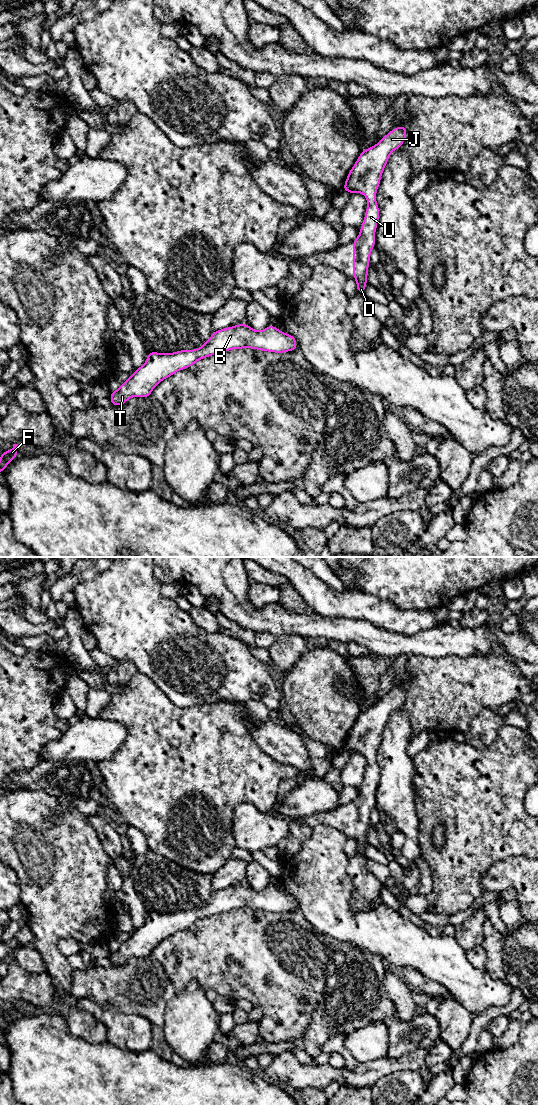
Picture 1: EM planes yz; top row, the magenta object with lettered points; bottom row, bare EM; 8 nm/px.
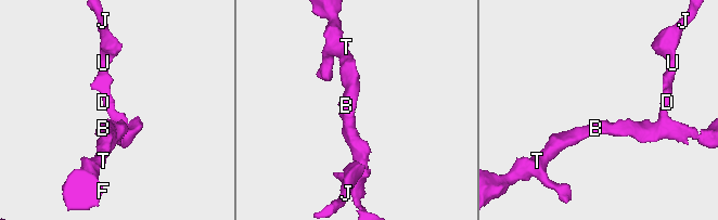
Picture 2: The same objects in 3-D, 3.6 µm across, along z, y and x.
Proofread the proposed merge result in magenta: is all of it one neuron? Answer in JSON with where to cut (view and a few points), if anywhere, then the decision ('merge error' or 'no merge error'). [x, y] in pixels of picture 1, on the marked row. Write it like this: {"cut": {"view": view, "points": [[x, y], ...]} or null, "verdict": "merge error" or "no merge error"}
{"cut": null, "verdict": "no merge error"}

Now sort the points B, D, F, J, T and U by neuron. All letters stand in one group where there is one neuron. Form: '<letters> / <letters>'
B D F J T U

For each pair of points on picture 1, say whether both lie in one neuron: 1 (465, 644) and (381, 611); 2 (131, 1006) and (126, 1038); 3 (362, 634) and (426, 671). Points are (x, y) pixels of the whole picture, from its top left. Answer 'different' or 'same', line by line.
1: different
2: different
3: different

